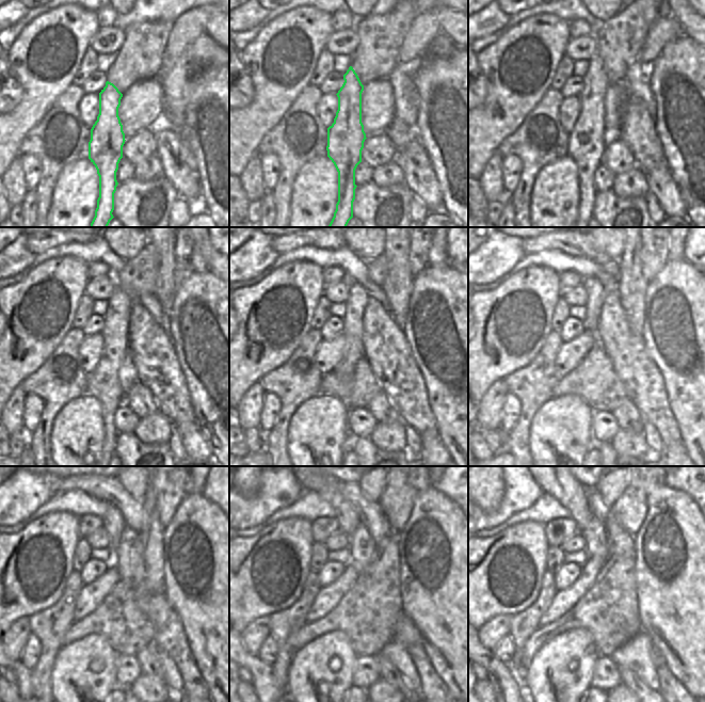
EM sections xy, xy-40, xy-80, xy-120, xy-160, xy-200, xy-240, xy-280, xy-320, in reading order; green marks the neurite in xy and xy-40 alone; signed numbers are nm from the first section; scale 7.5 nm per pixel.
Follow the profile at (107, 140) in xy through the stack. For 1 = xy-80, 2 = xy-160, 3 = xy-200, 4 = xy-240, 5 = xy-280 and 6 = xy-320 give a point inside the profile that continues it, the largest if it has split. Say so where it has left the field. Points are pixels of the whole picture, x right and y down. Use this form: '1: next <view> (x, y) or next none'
1: next xy-80 (586, 146)
2: next xy-160 (357, 301)
3: next xy-200 (596, 293)
4: next xy-240 (112, 521)
5: next xy-280 (348, 517)
6: next xy-320 (578, 506)

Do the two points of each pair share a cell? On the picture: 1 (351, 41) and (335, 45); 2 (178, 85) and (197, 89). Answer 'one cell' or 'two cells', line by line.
1: one cell
2: two cells

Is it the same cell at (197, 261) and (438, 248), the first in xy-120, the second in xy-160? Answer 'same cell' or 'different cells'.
same cell

